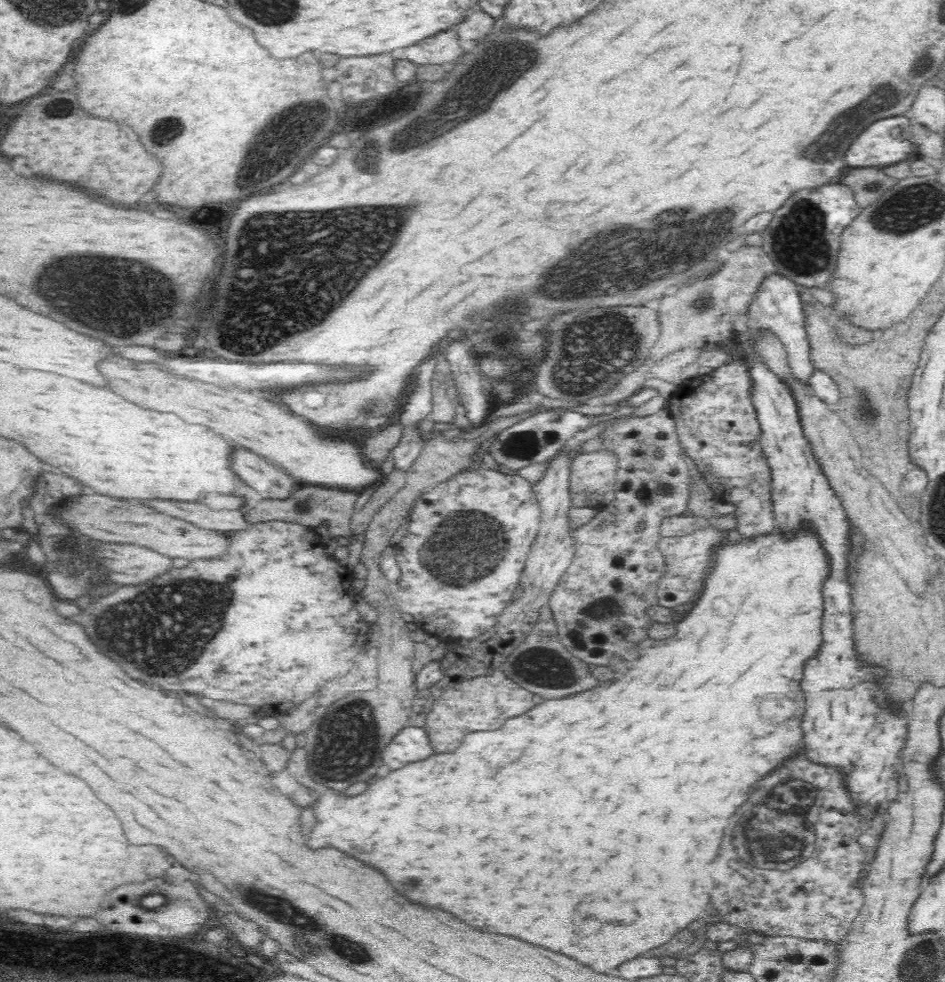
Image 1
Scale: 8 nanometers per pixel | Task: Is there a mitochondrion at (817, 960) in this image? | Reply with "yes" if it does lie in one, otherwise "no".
no

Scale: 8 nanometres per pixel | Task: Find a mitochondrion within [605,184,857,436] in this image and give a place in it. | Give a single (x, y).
(800, 244)

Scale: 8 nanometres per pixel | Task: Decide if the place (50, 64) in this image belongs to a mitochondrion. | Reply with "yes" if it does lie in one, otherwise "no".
no

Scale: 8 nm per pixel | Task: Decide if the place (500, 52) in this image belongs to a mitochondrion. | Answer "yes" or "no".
yes

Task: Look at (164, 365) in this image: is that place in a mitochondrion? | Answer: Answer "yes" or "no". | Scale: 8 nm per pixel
no

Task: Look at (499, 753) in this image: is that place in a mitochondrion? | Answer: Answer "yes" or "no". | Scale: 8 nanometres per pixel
no

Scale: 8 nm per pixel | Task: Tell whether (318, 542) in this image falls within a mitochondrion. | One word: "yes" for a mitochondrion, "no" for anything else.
no

